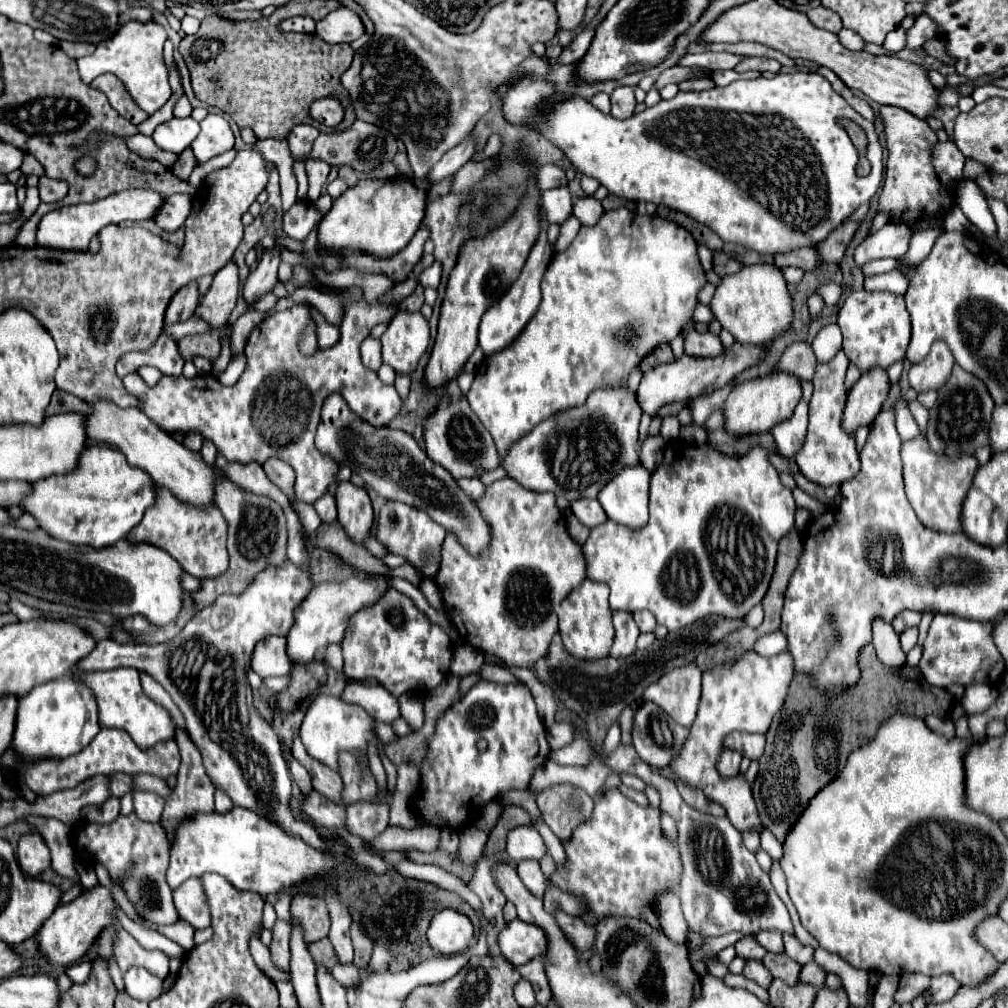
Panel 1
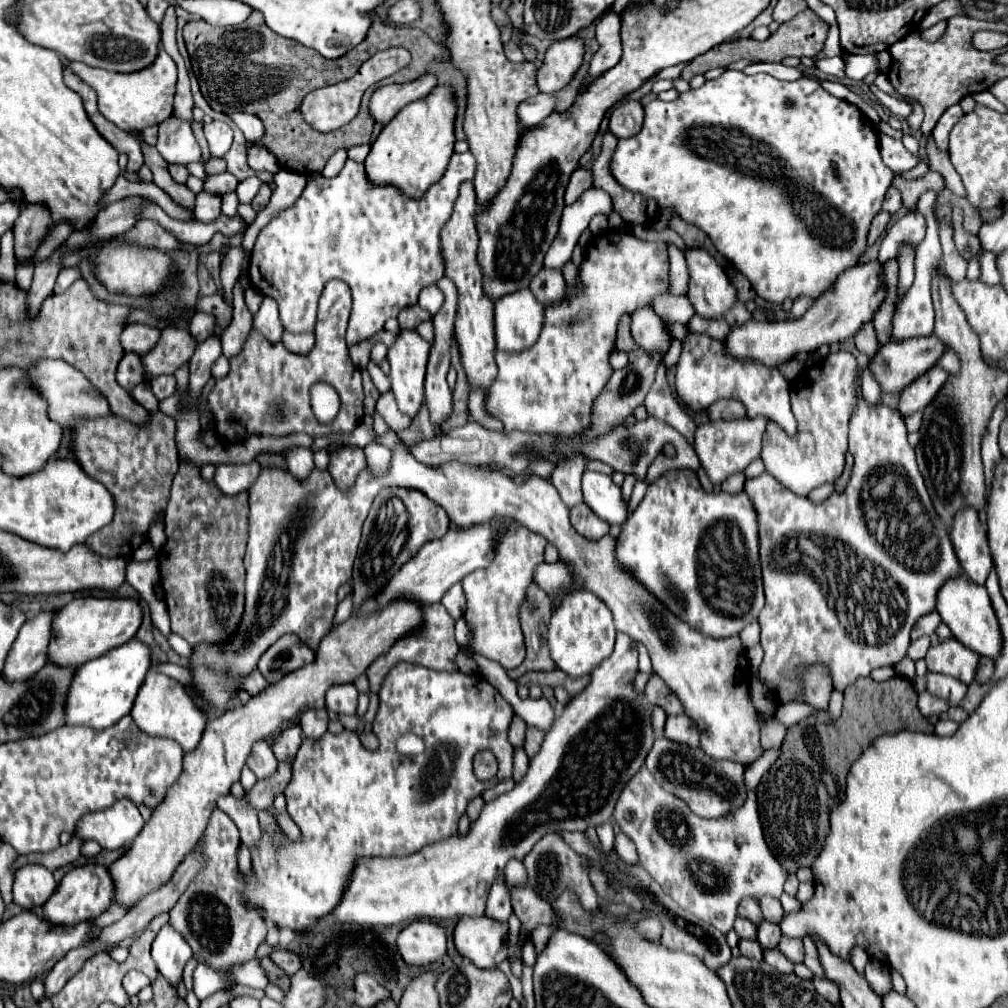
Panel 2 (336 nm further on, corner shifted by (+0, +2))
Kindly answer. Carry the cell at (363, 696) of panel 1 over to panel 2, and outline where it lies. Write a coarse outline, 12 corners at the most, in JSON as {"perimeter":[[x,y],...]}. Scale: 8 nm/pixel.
{"perimeter":[[353,683],[327,691],[327,709],[339,715],[357,713]]}

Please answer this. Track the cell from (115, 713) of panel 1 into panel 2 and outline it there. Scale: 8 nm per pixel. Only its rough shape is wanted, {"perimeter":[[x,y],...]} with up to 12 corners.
{"perimeter":[[147,673],[129,715],[193,751],[205,729],[183,685]]}

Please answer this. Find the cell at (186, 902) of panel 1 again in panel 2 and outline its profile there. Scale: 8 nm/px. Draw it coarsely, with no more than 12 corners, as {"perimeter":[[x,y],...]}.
{"perimeter":[[165,923],[151,957],[157,969],[177,987],[191,947]]}

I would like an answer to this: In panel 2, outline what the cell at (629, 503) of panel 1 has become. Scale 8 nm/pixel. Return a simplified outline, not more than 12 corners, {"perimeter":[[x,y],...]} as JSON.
{"perimeter":[[585,471],[585,503],[621,525],[629,503],[611,475]]}

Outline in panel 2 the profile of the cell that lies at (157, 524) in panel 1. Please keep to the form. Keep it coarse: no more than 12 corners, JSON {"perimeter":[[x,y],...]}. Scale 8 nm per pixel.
{"perimeter":[[175,421],[75,423],[75,459],[115,495],[91,535],[133,555],[165,513],[179,467]]}

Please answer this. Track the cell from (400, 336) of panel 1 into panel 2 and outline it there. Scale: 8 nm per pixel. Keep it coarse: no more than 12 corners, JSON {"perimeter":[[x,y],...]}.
{"perimeter":[[415,329],[399,331],[387,359],[399,409],[423,403],[431,345]]}

